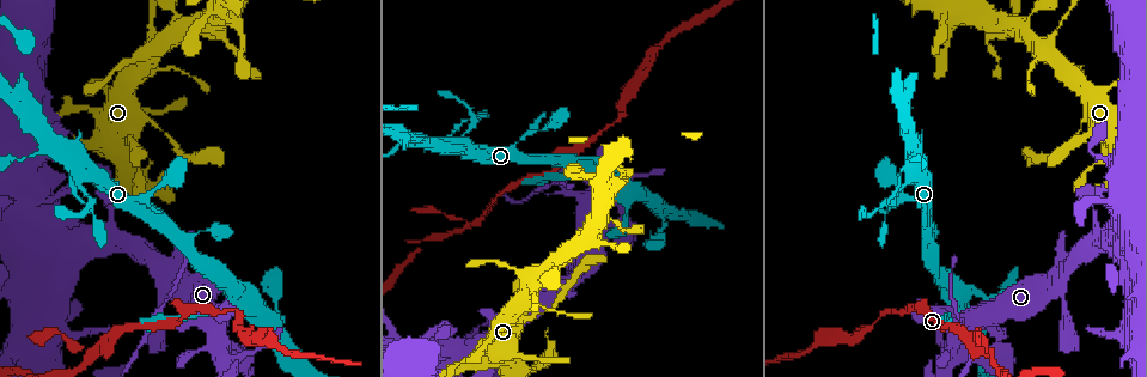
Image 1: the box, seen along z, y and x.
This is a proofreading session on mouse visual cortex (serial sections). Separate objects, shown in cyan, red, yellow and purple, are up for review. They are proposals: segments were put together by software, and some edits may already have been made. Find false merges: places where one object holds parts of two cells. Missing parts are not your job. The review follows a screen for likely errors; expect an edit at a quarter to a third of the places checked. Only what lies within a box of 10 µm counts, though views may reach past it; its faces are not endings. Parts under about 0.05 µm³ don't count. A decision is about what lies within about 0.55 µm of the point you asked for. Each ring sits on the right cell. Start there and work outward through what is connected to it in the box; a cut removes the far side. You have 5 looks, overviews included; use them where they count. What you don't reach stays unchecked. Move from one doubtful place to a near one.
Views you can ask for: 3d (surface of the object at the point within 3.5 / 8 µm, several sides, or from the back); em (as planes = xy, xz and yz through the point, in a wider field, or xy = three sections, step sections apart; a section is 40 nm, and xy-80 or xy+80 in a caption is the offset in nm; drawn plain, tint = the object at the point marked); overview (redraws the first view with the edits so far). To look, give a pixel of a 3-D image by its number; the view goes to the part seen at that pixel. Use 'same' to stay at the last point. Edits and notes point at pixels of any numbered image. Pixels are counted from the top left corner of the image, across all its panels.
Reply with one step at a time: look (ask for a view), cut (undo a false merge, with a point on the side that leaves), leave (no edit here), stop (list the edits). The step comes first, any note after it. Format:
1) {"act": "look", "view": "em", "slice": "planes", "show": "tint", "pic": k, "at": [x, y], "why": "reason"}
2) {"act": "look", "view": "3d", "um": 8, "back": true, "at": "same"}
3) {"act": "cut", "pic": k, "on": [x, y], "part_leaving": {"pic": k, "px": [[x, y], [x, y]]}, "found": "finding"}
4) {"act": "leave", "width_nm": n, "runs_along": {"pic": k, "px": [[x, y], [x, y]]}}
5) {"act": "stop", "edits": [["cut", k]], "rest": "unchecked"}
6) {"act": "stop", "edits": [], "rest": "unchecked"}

{"act": "look", "view": "3d", "um": 3.5, "pic": 1, "at": [616, 120], "why": "abrupt turn"}

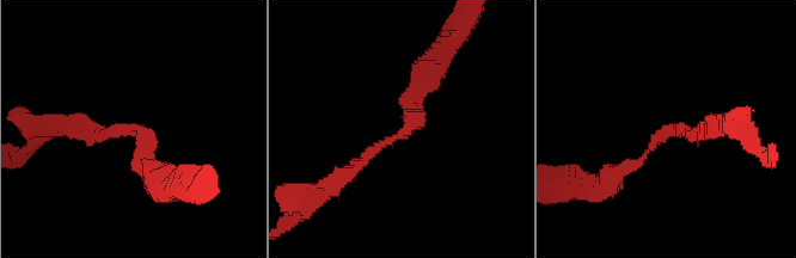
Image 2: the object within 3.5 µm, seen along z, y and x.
{"act": "leave", "arm_widths_nm": [150, 200], "runs_along": {"pic": 2, "px": [[344, 174], [410, 126], [429, 73]]}, "found": "continuous, no second cell"}

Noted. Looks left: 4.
{"act": "look", "view": "3d", "um": 3.5, "pic": 1, "at": [160, 130], "why": "a narrow waist"}

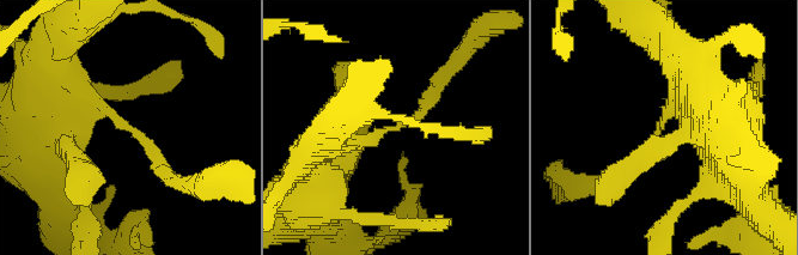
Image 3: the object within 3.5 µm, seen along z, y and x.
{"act": "look", "view": "em", "slice": "planes", "show": "tint", "pic": 3, "at": [394, 126], "arm_widths_nm": [150, 250], "why": "now the EM"}

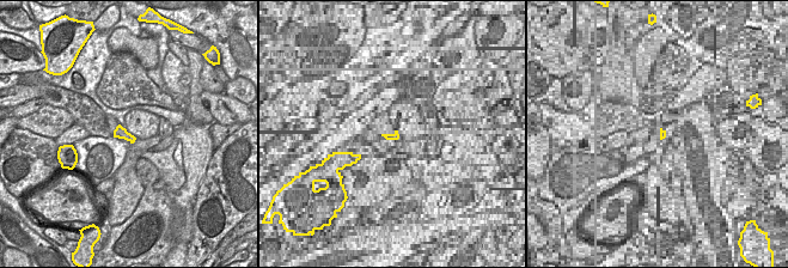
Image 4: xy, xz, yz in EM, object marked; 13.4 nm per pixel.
{"act": "leave", "runs_along": {"pic": 3, "px": [[66, 86], [121, 120], [169, 178]]}, "found": "continuous, no second cell"}

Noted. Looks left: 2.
{"act": "stop", "edits": [], "rest": "unchecked"}

